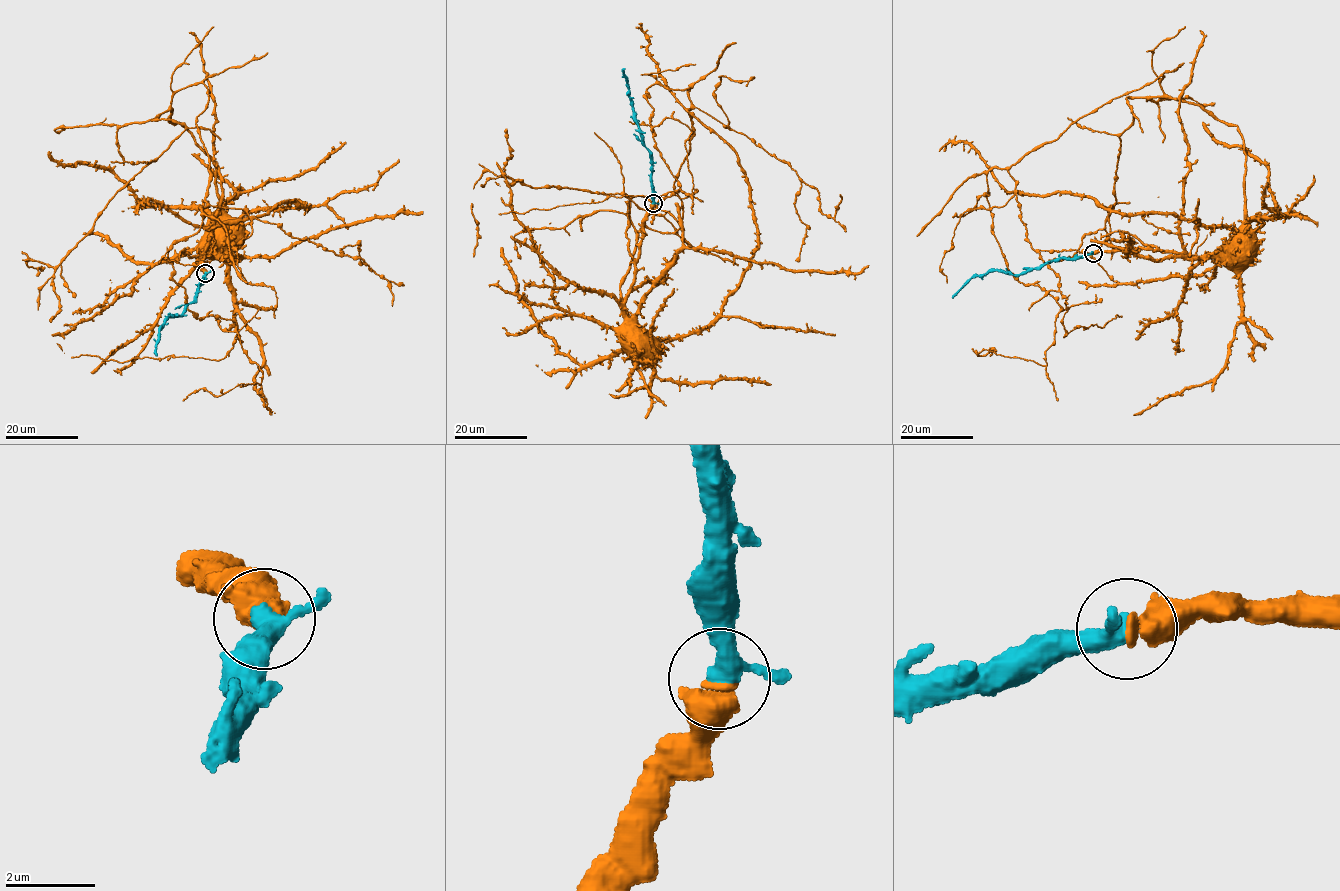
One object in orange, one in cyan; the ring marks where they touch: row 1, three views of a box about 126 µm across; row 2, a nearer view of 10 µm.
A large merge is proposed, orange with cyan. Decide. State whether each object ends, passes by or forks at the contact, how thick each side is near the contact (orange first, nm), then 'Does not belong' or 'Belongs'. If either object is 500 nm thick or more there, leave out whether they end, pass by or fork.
At the ring orange passes by. At the ring cyan passes by. Thickness 280 nm (orange) against 340 nm. Belongs

